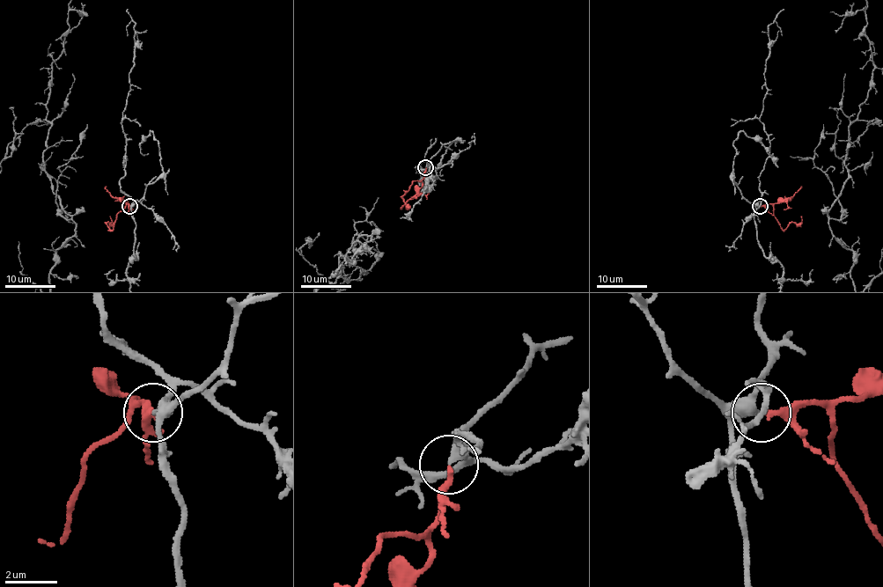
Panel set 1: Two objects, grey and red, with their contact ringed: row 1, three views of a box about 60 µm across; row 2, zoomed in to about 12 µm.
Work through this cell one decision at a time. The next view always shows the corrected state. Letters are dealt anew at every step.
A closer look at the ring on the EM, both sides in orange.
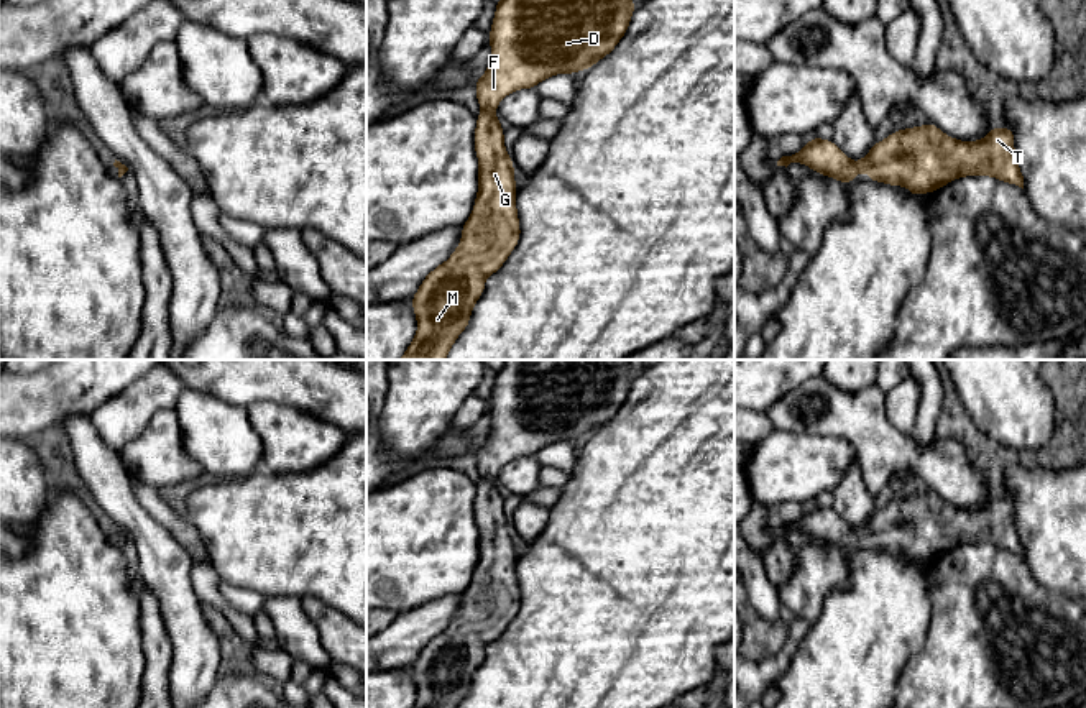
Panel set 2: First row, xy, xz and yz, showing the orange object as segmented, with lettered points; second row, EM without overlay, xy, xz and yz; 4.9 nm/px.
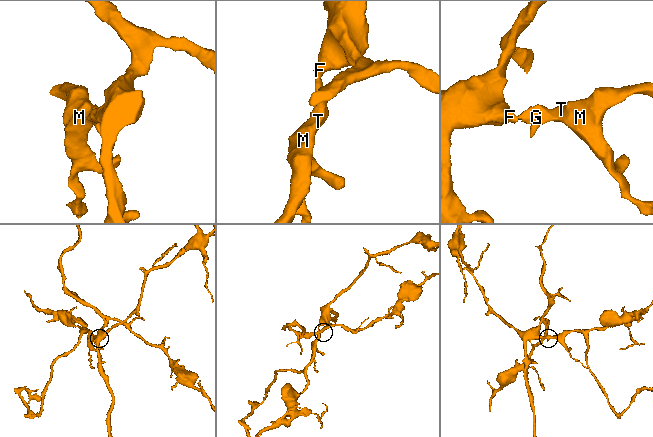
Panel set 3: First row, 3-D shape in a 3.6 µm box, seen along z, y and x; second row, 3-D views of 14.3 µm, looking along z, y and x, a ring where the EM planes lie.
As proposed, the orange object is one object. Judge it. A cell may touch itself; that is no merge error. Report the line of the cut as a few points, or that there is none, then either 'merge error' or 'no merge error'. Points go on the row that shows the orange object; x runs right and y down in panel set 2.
no cut | no merge error

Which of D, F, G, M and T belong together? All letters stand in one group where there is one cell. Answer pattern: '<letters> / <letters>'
D F G M T

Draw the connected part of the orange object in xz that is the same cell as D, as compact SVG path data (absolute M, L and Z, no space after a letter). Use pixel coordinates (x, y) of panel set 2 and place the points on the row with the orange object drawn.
M499 0L496 3L488 43L493 56L486 72L475 82L483 112L476 117L475 130L478 195L470 218L462 227L460 245L445 263L424 278L412 296L417 332L399 360L445 360L457 337L467 329L486 278L503 266L519 241L514 166L504 148L501 122L495 117L498 103L508 94L534 89L555 74L588 71L624 36L636 7L631 0Z

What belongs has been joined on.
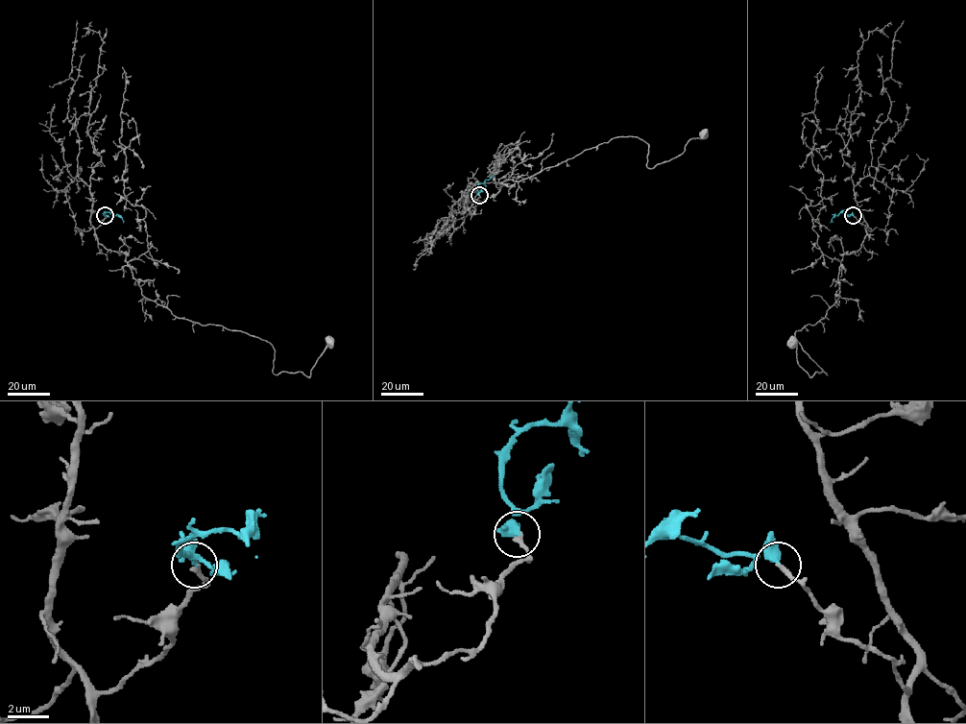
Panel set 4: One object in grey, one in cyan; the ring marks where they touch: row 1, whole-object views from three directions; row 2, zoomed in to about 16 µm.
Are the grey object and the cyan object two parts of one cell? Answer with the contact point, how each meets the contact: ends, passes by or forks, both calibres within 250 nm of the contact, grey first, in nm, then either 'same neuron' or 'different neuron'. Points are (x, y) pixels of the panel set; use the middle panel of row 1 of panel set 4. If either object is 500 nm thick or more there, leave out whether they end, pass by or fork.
at (479, 195); grey ends there; cyan passes by; 260 nm thick on the grey side, 360 nm on the other; same neuron

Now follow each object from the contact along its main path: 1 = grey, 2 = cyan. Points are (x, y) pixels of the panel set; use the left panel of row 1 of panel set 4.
1: (106, 215), (97, 241), (127, 254), (141, 294), (178, 317), (267, 341), (275, 374), (308, 377), (329, 342)
2: (105, 215), (107, 212), (119, 215), (123, 223)

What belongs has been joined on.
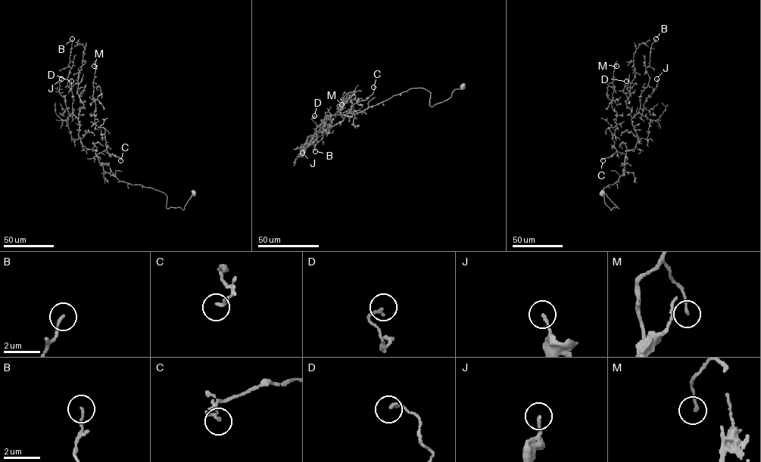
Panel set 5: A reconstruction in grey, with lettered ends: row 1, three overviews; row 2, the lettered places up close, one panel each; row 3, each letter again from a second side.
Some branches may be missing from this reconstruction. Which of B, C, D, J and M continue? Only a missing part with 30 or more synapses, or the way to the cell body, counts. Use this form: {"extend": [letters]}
{"extend": []}

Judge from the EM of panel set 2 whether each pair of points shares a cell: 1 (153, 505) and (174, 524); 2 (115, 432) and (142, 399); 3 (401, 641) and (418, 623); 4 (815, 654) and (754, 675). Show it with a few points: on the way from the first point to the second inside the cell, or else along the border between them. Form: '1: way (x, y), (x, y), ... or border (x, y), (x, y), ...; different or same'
1: way (158, 508), (170, 519); same
2: way (117, 424), (133, 408); same
3: way (406, 636), (414, 628); same
4: border (809, 628), (791, 664), (774, 684); different

